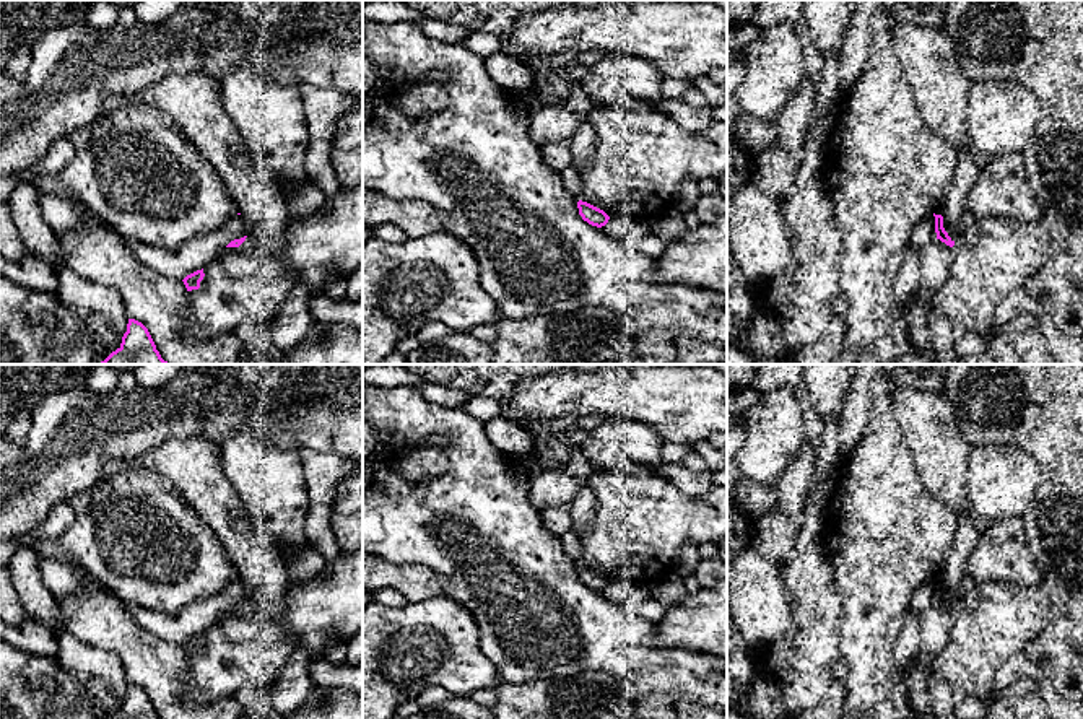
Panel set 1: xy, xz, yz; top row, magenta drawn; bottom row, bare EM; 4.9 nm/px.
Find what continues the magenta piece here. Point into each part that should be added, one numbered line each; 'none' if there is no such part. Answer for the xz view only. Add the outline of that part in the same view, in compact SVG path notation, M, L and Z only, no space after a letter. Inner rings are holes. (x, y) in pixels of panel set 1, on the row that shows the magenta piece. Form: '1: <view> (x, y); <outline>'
none

